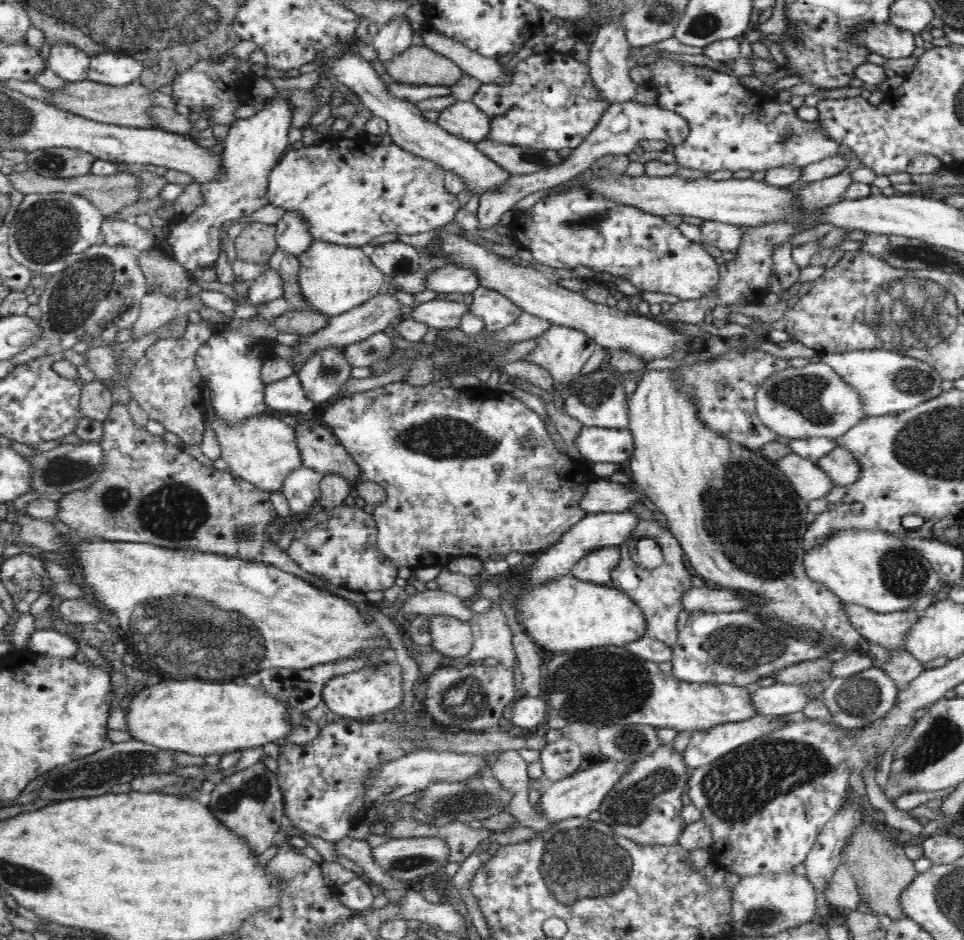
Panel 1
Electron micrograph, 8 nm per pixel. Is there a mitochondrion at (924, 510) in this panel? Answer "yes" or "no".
no

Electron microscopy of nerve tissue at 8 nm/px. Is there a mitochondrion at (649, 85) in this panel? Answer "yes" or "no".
no

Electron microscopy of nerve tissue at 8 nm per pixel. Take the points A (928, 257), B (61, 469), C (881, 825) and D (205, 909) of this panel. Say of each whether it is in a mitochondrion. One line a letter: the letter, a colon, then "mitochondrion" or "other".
A: mitochondrion
B: mitochondrion
C: other
D: other

